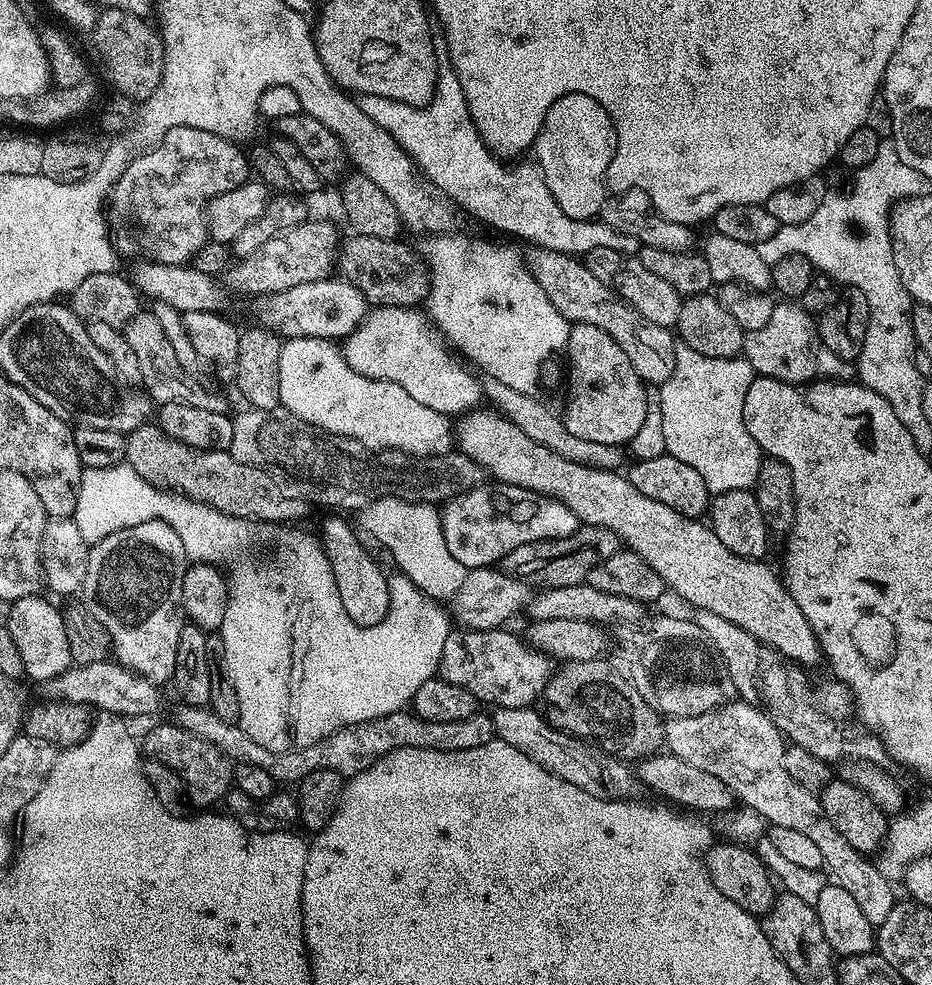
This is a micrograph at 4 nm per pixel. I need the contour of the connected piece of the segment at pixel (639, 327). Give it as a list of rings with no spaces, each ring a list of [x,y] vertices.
[[[535,246],[527,250],[529,252],[525,251],[522,259],[528,265],[528,273],[535,278],[538,286],[542,286],[546,298],[554,302],[554,310],[558,310],[558,314],[565,316],[572,324],[589,324],[598,326],[598,330],[606,330],[606,334],[610,334],[610,338],[614,338],[614,342],[626,350],[630,366],[634,366],[640,379],[648,384],[664,384],[670,374],[674,374],[678,340],[669,329],[650,322],[625,304],[617,293],[590,274],[583,259]]]

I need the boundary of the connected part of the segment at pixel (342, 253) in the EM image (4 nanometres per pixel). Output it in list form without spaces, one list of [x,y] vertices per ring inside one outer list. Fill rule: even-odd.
[[[349,235],[349,240],[339,245],[338,272],[345,280],[352,281],[364,295],[369,305],[377,308],[398,306],[416,308],[428,299],[428,268],[415,247],[403,244],[403,239],[387,240],[369,236]]]

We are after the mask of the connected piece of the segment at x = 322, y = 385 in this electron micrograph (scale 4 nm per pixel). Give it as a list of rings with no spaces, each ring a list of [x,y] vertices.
[[[294,338],[293,340],[285,339],[280,346],[280,357],[278,358],[278,390],[280,391],[280,402],[285,413],[303,418],[307,424],[312,424],[320,428],[323,432],[329,432],[331,436],[342,436],[354,438],[364,444],[368,450],[399,450],[405,452],[407,456],[417,458],[427,458],[429,456],[444,456],[445,453],[453,451],[454,448],[454,424],[449,417],[442,415],[438,410],[430,410],[430,406],[422,406],[422,402],[417,402],[402,386],[394,382],[382,382],[374,378],[366,378],[362,374],[350,367],[346,362],[343,351],[333,341],[323,340],[322,338]]]

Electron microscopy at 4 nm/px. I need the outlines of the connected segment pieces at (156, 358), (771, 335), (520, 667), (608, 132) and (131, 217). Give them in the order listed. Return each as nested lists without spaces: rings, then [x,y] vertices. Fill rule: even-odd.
[[[141,310],[137,312],[133,320],[125,324],[123,329],[126,342],[134,349],[134,355],[138,358],[138,366],[142,370],[140,384],[146,389],[147,395],[151,397],[157,405],[169,404],[170,402],[182,402],[186,406],[198,406],[202,410],[214,410],[214,414],[228,412],[230,406],[219,396],[207,387],[192,384],[188,380],[185,371],[177,361],[177,355],[167,337],[166,330],[162,328],[157,313],[150,310]],[[156,399],[156,400],[155,400]]]
[[[796,302],[777,303],[774,314],[770,314],[766,326],[747,333],[744,338],[743,359],[750,362],[753,373],[769,376],[775,380],[781,380],[787,384],[799,384],[801,386],[809,383],[817,375],[816,355],[818,353],[818,324],[813,313],[804,309]]]
[[[491,628],[489,632],[449,631],[446,646],[442,646],[439,679],[447,684],[462,686],[462,690],[470,690],[481,705],[492,704],[496,708],[535,705],[552,677],[553,661],[529,648],[517,633],[516,637],[508,631],[504,628]]]
[[[586,94],[564,95],[557,102],[551,104],[547,111],[543,126],[540,127],[532,147],[532,154],[536,156],[536,166],[546,182],[547,189],[553,194],[555,201],[562,208],[562,212],[571,220],[582,221],[595,219],[608,196],[608,172],[610,162],[616,156],[618,142],[616,124],[605,107],[594,98]]]
[[[190,126],[170,129],[156,147],[130,162],[126,174],[122,174],[116,183],[110,197],[110,224],[115,239],[125,240],[130,247],[137,248],[145,260],[157,260],[160,264],[188,264],[210,240],[206,219],[208,201],[220,192],[241,188],[250,178],[250,160],[244,150],[231,140],[210,134],[210,130]]]

